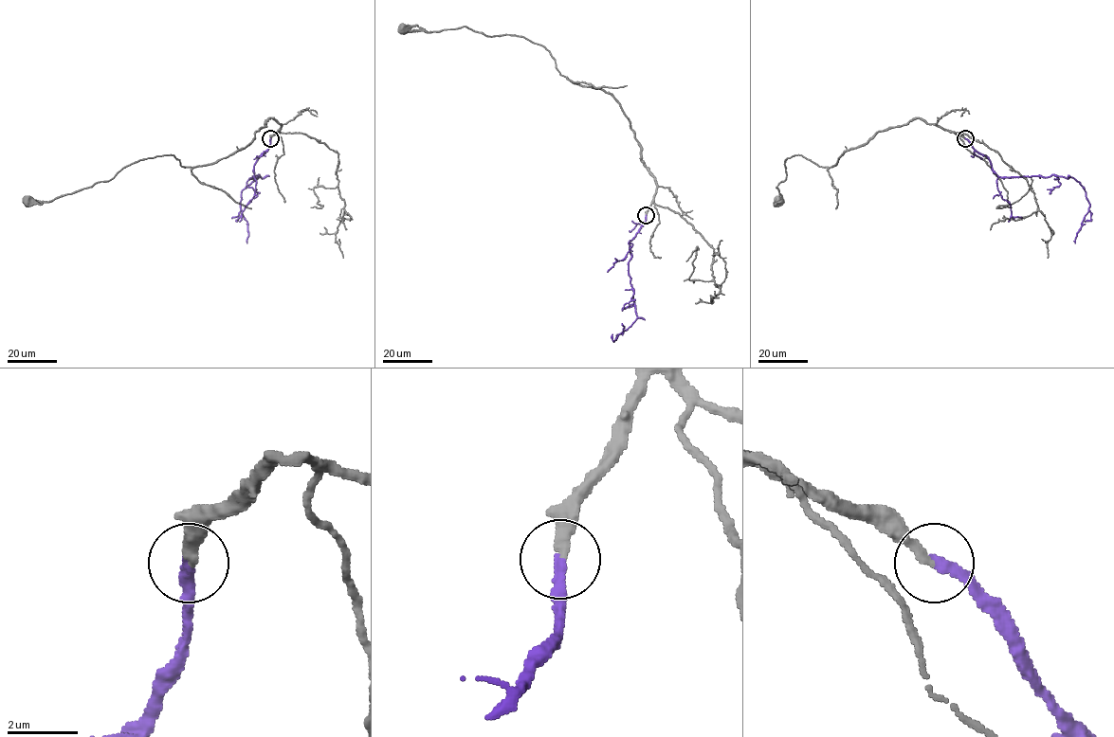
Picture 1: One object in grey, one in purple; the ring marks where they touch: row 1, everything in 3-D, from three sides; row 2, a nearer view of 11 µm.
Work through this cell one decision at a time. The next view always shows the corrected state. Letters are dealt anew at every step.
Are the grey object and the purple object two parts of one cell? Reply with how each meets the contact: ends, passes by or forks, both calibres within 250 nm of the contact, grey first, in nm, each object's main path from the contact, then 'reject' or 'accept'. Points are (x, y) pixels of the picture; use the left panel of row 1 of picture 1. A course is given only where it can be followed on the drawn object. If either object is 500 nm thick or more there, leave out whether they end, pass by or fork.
grey ends there; purple ends there; 280 nm thick on the grey side, 280 nm on the other; grey runs (270, 139), (281, 126), (272, 117), (212, 163), (156, 155), (28, 202); purple runs (270, 139), (254, 170), (253, 176), (262, 178), (242, 190), (241, 210), (247, 224), (246, 242); accept

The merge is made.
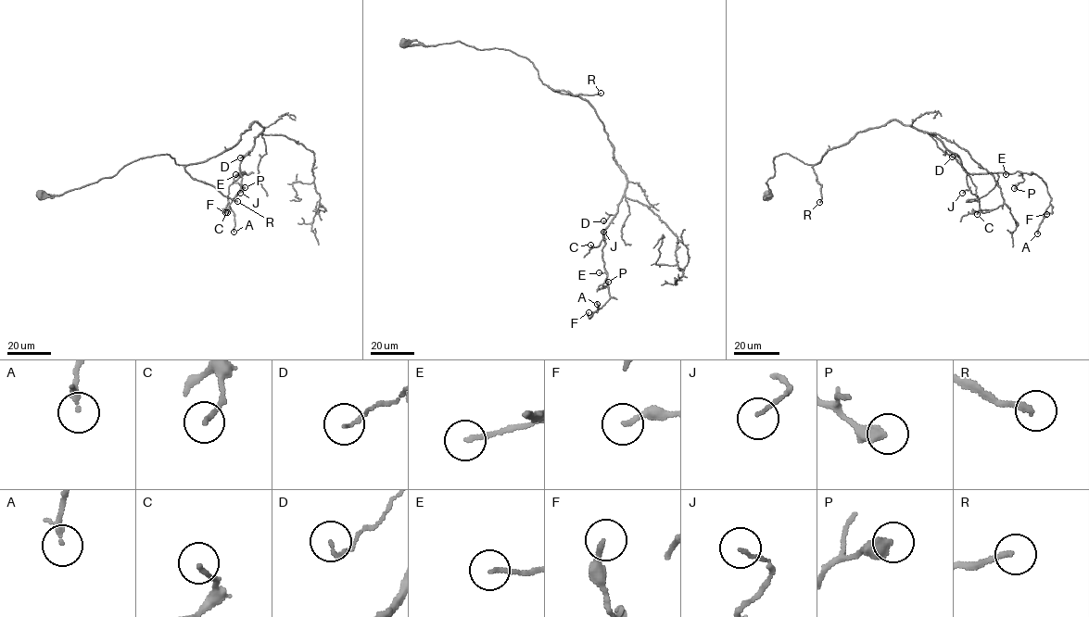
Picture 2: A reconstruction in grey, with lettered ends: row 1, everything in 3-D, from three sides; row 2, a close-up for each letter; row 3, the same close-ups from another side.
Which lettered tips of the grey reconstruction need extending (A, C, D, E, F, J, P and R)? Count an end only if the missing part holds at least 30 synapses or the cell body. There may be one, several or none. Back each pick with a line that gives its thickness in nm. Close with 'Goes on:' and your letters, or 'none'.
R: 190 nm thick
Goes on: R

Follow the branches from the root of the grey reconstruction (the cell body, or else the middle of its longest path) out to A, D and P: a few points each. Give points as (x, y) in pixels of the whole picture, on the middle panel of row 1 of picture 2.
A: (405, 43), (512, 50), (543, 83), (594, 108), (626, 181), (603, 231), (610, 297), (591, 316), (597, 304)
D: (405, 43), (461, 41), (512, 50), (527, 58), (550, 88), (586, 100), (626, 181), (617, 211), (603, 220)
P: (405, 43), (512, 50), (543, 83), (594, 108), (626, 181), (603, 231), (607, 285), (597, 291), (608, 282)

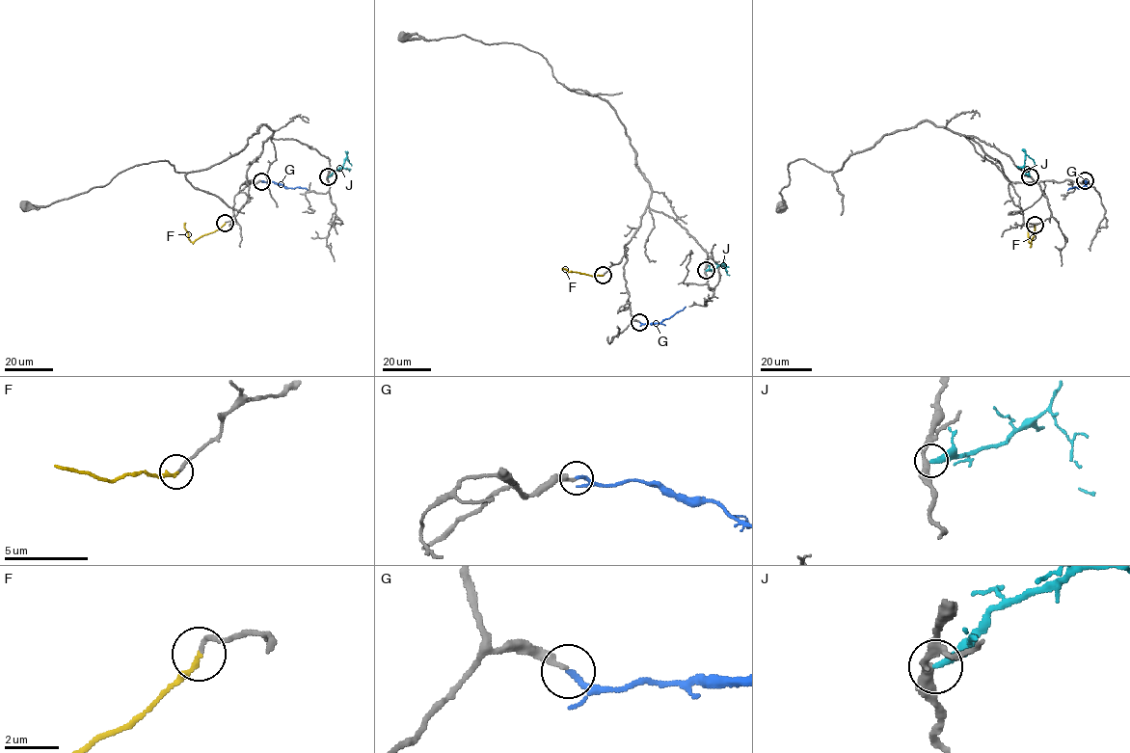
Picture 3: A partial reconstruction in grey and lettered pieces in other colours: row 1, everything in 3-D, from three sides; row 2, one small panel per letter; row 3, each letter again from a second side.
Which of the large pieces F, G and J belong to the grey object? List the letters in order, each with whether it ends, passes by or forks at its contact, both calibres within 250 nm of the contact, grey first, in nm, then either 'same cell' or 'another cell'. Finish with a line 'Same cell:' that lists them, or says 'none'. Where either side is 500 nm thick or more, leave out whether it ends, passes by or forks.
F: it ends | 160/180 nm | same cell
G: it ends | 280/200 nm | same cell
J: it ends | 280/280 nm | another cell
Same cell: F, G

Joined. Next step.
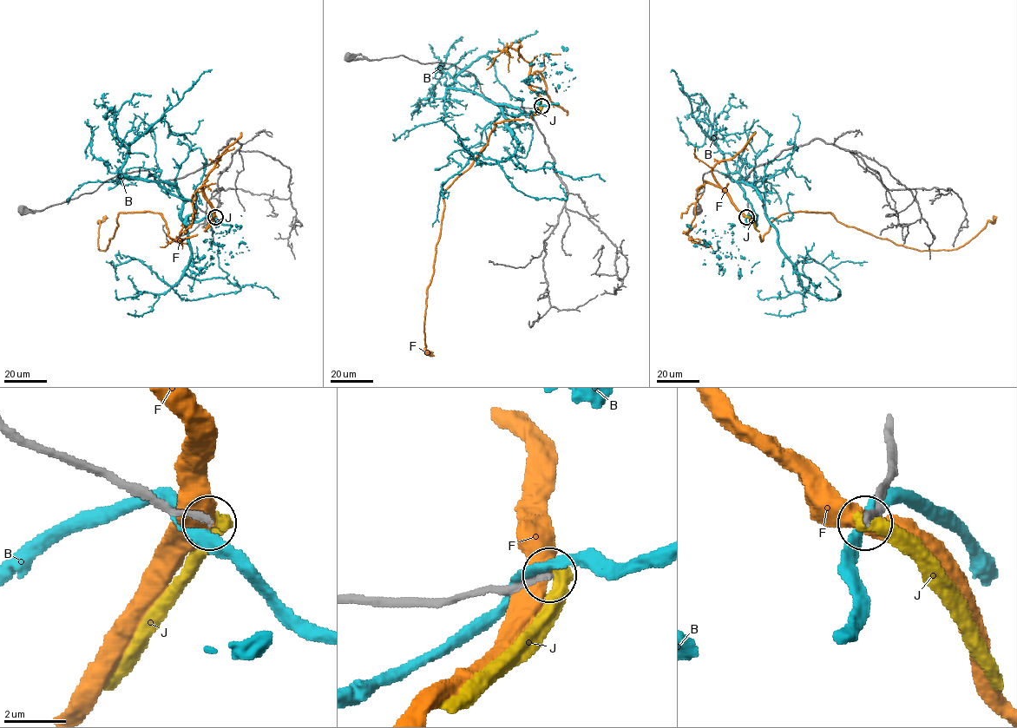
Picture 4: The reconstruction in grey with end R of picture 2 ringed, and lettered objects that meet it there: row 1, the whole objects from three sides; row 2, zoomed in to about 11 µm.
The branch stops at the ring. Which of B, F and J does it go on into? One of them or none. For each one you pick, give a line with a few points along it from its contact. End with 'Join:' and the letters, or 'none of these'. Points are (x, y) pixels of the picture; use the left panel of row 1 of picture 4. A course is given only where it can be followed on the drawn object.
Join: none of these

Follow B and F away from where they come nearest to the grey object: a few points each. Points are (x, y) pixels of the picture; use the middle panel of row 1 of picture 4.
B: (539, 107), (514, 116), (486, 99), (515, 151), (472, 154), (442, 184), (432, 226)
F: (540, 106), (529, 117), (494, 124), (487, 144), (473, 163), (444, 191), (424, 324), (426, 349), (434, 356)

